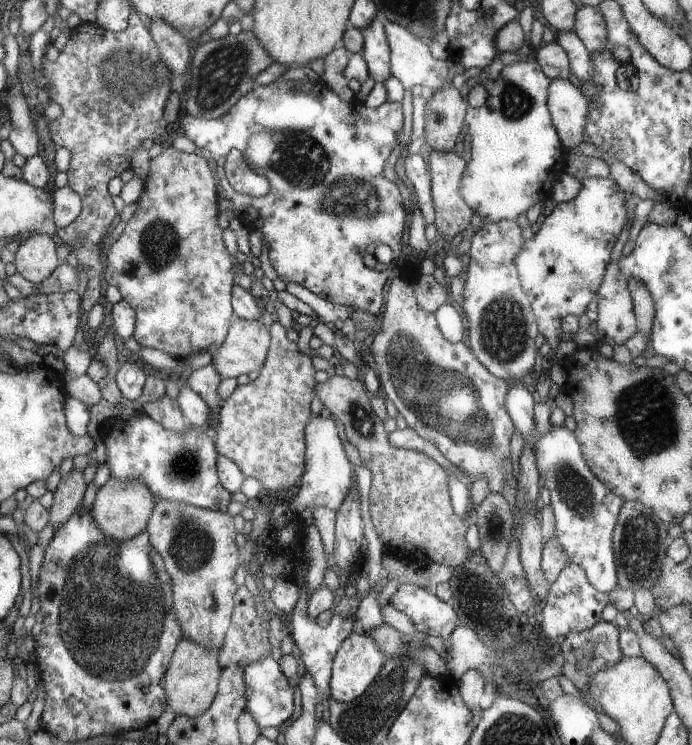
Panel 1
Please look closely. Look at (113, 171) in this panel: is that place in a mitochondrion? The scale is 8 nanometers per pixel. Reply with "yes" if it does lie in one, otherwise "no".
no

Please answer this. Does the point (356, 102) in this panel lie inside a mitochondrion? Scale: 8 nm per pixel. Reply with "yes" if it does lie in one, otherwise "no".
no

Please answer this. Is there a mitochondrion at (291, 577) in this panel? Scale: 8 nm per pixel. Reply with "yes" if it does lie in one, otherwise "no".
no

